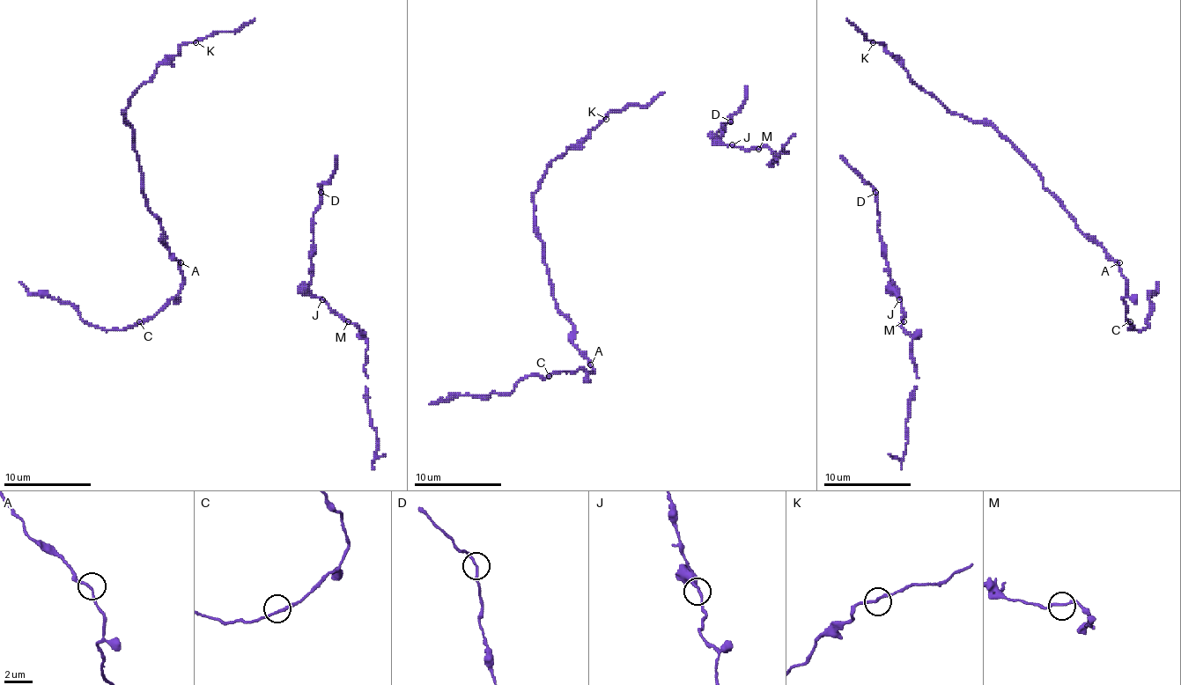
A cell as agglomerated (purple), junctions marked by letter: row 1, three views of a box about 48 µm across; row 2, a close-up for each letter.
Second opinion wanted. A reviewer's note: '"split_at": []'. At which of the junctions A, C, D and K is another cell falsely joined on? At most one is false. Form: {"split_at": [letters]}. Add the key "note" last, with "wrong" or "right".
{"split_at": [], "note": "right"}

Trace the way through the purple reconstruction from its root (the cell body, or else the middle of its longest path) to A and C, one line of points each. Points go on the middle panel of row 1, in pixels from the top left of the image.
A: (603, 119), (551, 162), (534, 195), (535, 236), (542, 243), (551, 295), (572, 326), (572, 345), (590, 364)
C: (603, 119), (551, 162), (534, 195), (535, 236), (551, 295), (572, 326), (572, 342), (593, 367), (549, 376)

